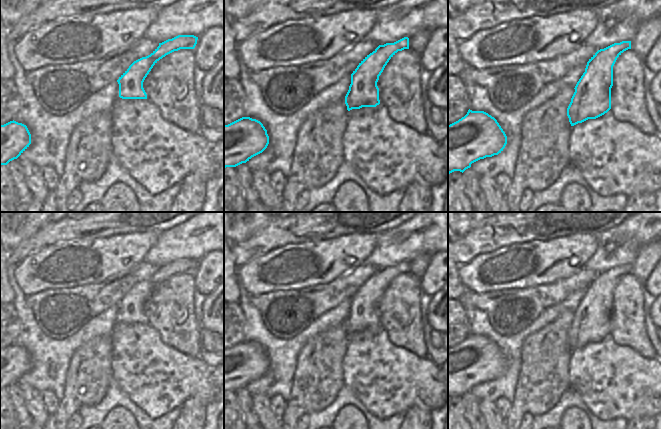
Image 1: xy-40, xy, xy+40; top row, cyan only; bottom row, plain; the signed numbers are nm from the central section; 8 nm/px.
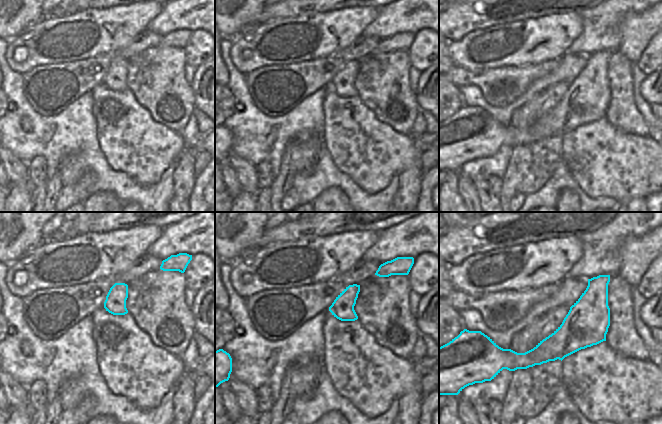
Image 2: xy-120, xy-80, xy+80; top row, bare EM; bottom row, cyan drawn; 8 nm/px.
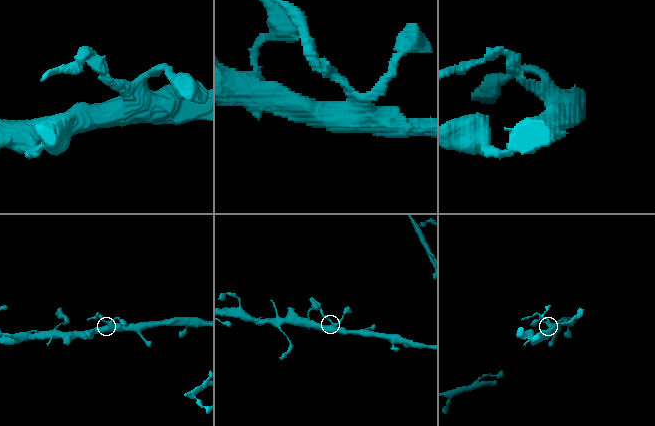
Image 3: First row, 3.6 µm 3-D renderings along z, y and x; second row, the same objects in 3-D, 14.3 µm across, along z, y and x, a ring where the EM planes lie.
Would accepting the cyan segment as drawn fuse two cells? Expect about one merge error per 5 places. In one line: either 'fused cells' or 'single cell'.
single cell

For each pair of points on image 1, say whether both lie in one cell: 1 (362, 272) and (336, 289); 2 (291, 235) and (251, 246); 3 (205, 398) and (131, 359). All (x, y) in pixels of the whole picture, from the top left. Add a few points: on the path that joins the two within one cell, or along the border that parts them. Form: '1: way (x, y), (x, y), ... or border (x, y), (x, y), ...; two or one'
1: way (356, 278), (342, 288); one
2: way (281, 235), (270, 235), (261, 242); one
3: way (187, 380), (184, 377), (157, 377), (149, 372); one

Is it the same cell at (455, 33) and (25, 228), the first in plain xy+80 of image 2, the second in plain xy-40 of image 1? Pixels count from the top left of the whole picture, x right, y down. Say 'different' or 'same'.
different

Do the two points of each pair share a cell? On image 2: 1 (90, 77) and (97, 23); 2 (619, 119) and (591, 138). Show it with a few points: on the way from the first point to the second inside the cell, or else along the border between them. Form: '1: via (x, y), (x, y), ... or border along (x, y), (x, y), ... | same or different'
1: border along (116, 51), (70, 62) | different
2: border along (605, 117), (617, 128), (633, 135) | different

